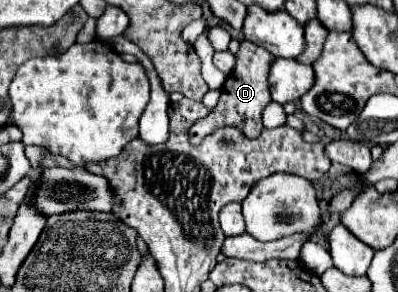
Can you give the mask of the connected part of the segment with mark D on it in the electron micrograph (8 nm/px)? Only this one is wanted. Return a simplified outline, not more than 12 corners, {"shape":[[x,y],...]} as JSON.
{"shape":[[242,41],[220,103],[190,129],[192,143],[222,125],[258,137],[270,103],[272,55]]}

